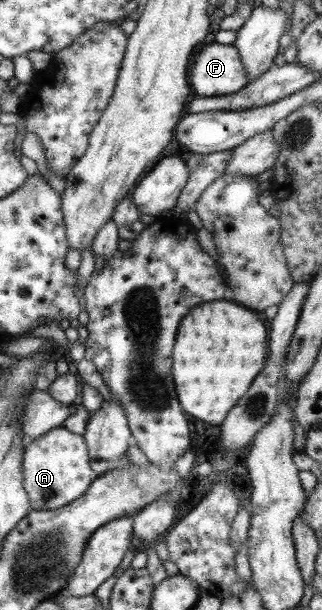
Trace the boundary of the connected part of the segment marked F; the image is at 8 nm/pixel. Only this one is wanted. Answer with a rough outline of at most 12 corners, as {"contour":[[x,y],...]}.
{"contour":[[213,41],[189,68],[195,97],[240,91],[246,80],[233,45]]}

